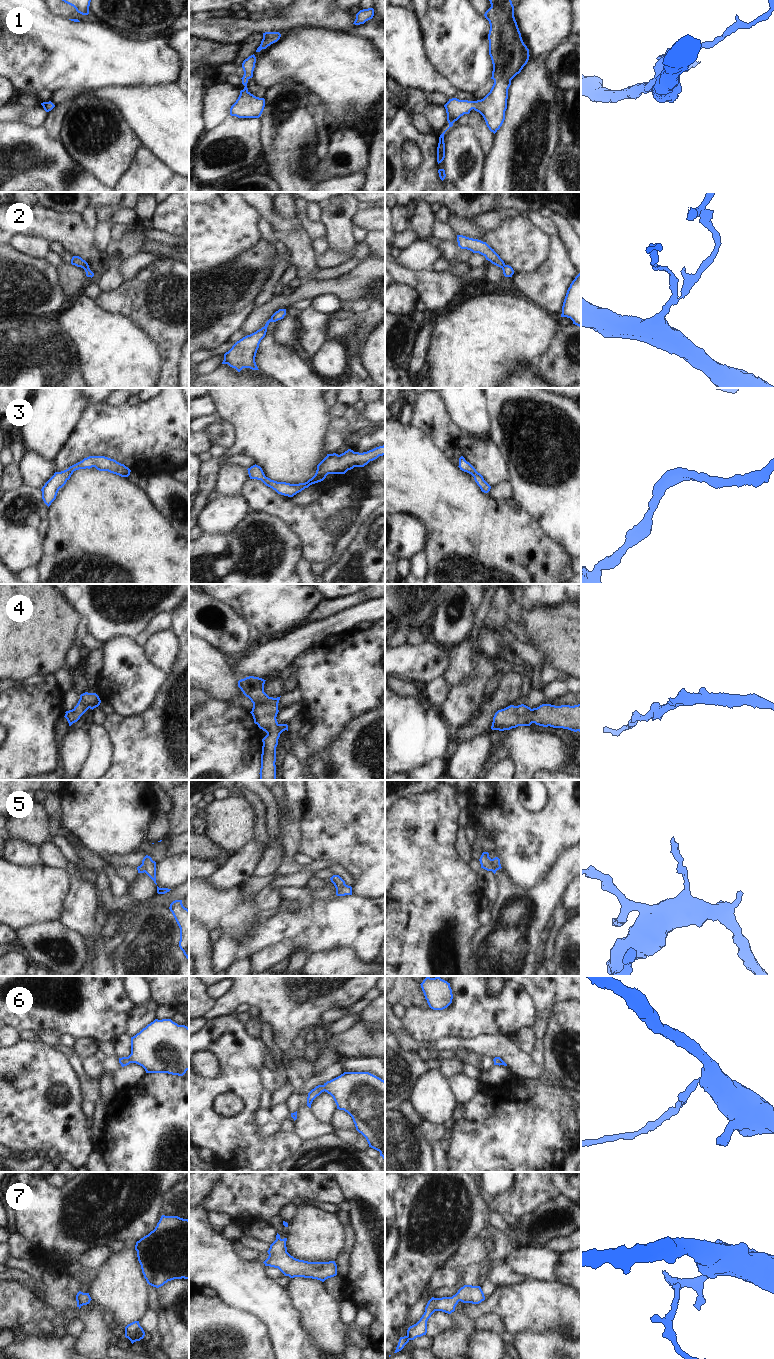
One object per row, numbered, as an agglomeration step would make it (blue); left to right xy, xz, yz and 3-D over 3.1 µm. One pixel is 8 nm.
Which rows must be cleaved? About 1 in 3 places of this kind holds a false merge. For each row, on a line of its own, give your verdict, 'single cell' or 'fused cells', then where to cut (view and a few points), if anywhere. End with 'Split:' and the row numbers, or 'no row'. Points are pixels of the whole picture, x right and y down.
1: single cell; no cut
2: fused cells; cut in xy along (88, 265), (83, 268)
3: single cell; no cut
4: single cell; no cut
5: fused cells; cut in yz along (491, 859), (491, 864), (496, 870)
6: single cell; no cut
7: single cell; no cut
Split: 2, 5

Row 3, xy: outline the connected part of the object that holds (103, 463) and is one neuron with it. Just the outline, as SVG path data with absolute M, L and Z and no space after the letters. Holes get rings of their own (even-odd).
M89 456L82 461L70 466L68 469L55 472L54 475L42 487L42 499L49 507L56 499L57 493L70 479L74 471L95 467L99 471L108 471L121 477L128 477L131 470L124 464L105 456Z

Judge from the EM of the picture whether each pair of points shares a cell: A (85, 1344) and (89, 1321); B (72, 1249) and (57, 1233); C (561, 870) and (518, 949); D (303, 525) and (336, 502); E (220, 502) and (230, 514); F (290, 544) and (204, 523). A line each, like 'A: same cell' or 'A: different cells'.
A: same cell
B: same cell
C: same cell
D: same cell
E: same cell
F: different cells

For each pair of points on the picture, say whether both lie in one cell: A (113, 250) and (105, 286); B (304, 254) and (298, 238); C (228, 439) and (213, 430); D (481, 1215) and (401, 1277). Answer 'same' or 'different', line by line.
A: same
B: same
C: same
D: same

